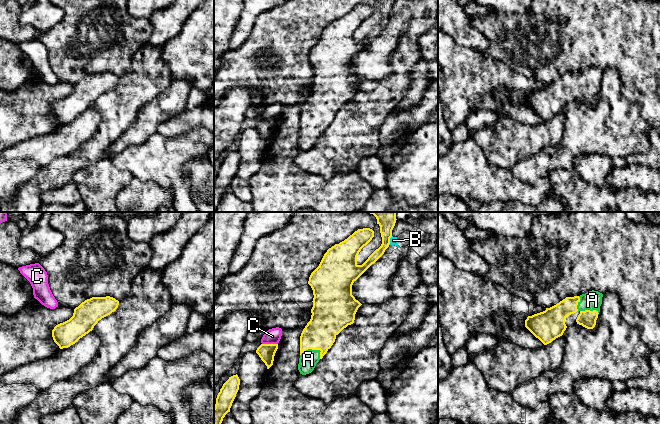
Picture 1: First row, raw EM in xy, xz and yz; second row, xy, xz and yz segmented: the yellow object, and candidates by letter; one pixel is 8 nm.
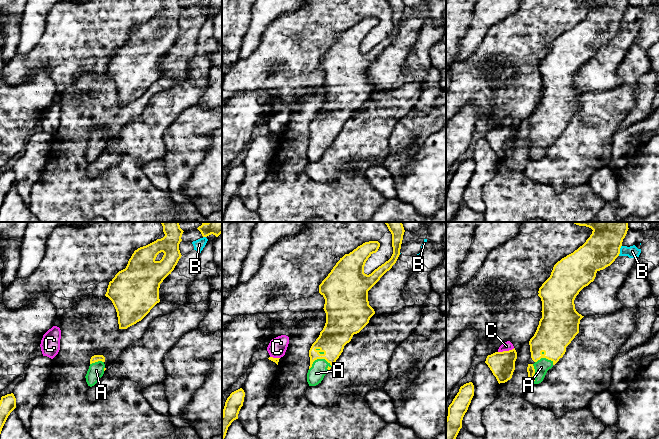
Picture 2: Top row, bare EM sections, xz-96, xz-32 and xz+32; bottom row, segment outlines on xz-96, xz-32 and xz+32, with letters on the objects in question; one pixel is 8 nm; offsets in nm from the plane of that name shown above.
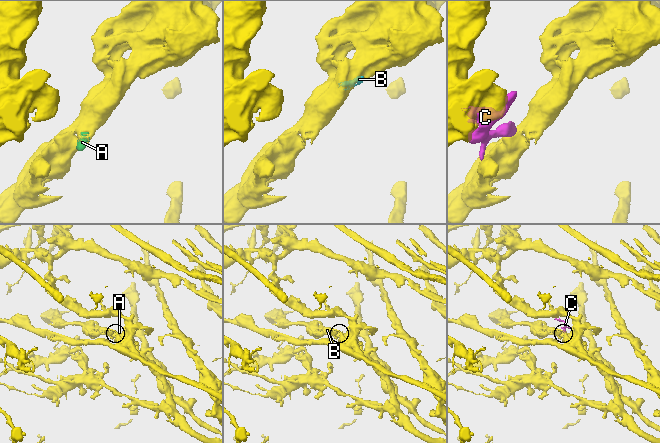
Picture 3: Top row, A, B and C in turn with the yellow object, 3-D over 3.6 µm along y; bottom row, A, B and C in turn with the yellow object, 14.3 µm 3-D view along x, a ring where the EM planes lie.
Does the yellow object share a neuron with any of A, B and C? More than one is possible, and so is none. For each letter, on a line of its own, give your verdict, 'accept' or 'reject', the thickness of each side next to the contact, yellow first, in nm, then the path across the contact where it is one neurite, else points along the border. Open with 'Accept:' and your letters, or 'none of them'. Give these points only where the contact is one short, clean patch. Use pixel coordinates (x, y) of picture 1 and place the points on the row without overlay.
Accept: A
A: accept; 260 nm thick on the yellow side, 150 nm on the other
B: reject; 140 nm thick on the yellow side, 60 nm on the other
C: reject; 140 nm thick on the yellow side, 120 nm on the other; border along xz (262, 119), (277, 120)

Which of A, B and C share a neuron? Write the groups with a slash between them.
A / B / C

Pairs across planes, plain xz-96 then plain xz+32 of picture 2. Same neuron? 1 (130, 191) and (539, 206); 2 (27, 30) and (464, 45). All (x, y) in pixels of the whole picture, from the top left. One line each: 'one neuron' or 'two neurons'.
1: one neuron
2: one neuron

